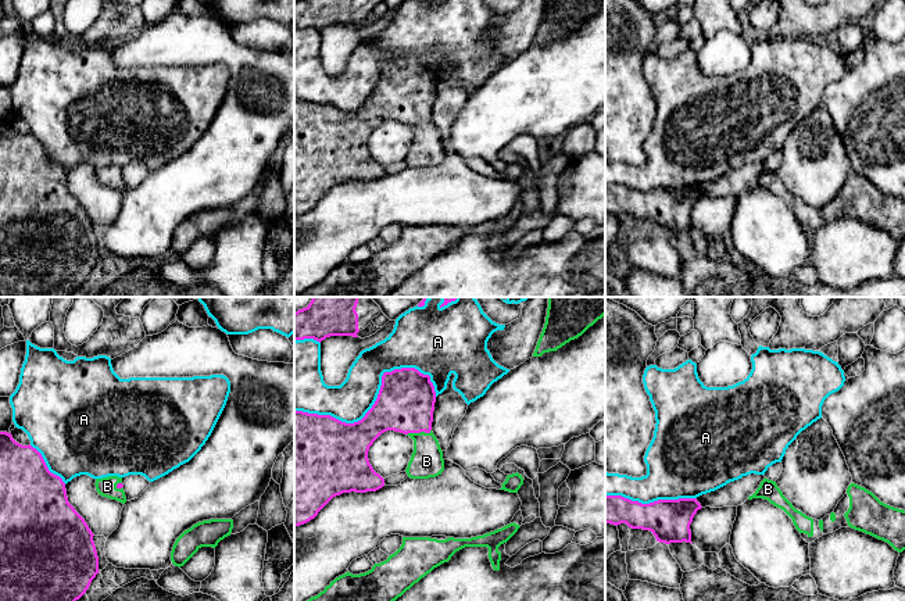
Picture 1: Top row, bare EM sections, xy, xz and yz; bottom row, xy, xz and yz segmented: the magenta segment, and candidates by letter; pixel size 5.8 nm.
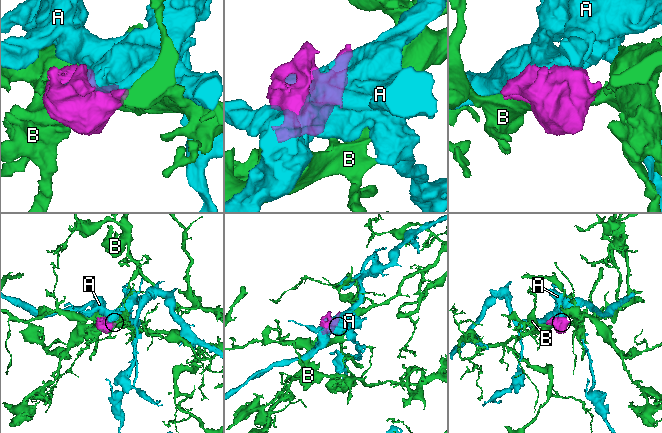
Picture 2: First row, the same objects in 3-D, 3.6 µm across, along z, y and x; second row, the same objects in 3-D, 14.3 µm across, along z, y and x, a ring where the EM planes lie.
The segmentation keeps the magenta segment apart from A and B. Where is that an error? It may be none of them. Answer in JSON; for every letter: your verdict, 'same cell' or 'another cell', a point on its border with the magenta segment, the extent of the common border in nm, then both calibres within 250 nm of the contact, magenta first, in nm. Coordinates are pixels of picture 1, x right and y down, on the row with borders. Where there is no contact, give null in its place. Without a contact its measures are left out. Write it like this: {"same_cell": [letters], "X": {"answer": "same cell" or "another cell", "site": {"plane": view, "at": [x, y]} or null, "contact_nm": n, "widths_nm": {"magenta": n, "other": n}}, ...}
{"same_cell": ["B"], "A": {"answer": "another cell", "site": {"plane": "xz", "at": [376, 399]}, "contact_nm": 850, "widths_nm": {"magenta": 340, "other": 220}}, "B": {"answer": "same cell", "site": {"plane": "xz", "at": [418, 432]}, "contact_nm": 150, "widths_nm": {"magenta": 340, "other": 190}}}

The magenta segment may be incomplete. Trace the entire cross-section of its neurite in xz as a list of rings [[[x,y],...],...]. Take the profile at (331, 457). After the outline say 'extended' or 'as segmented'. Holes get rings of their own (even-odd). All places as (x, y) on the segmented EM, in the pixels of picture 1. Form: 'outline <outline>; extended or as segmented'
outline [[[401,368],[383,373],[375,404],[358,422],[294,411],[294,526],[314,519],[336,496],[384,486],[384,479],[369,464],[368,451],[387,430],[414,440],[405,469],[408,477],[441,475],[443,451],[432,432],[434,403],[430,376]]]; extended

